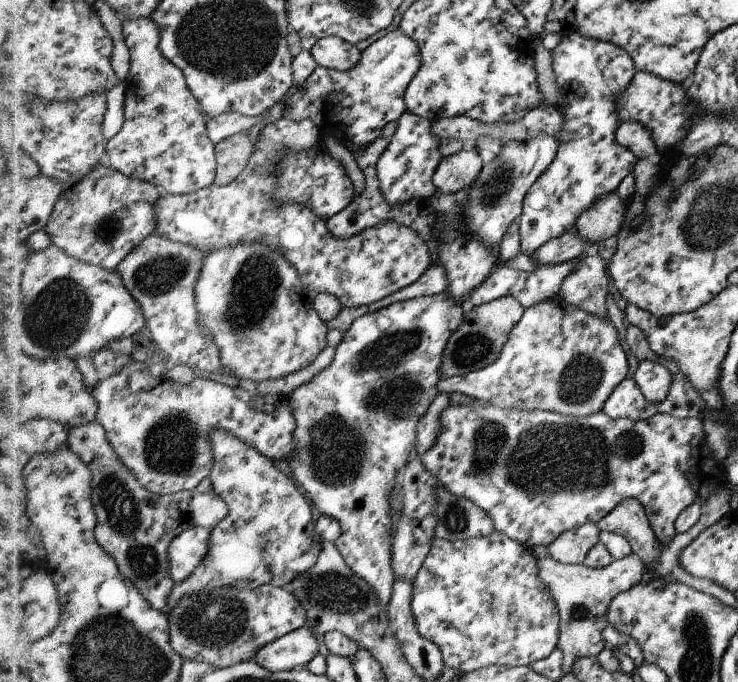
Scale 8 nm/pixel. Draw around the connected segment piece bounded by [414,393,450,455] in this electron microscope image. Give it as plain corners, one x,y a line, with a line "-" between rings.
438,393
432,400
426,416
423,416
416,426
416,446
415,455
421,455
432,448
434,440
438,438
440,432
440,414
446,410
450,404
450,393

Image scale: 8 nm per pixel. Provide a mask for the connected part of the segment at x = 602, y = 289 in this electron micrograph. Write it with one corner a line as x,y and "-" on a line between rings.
600,255
583,257
560,286
562,299
588,314
608,318
606,296
612,290
607,262

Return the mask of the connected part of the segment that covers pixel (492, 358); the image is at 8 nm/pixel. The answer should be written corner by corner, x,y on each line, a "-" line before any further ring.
510,294
472,310
466,309
460,328
453,333
453,336
449,338
449,344
446,345
445,354
442,357
441,379
461,377
493,365
501,356
502,349
505,348
506,342
509,341
509,337
512,336
517,322
521,321
526,309
517,298

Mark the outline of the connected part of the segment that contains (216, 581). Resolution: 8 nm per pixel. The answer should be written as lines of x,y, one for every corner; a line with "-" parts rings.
218,426
212,434
212,446
216,466
210,480
214,482
215,492
226,499
230,514
213,529
212,548
202,566
186,578
186,582
174,588
168,602
170,610
174,610
186,596
203,590
227,586
248,590
266,584
281,587
298,578
298,574
306,574
318,562
322,550
320,535
314,530
310,504
272,460
230,430

